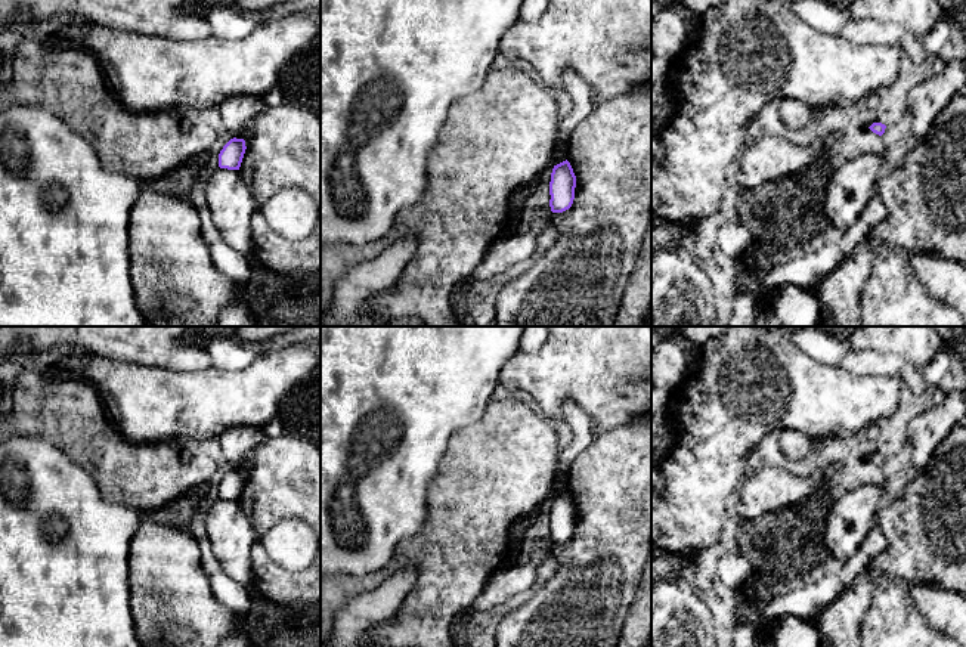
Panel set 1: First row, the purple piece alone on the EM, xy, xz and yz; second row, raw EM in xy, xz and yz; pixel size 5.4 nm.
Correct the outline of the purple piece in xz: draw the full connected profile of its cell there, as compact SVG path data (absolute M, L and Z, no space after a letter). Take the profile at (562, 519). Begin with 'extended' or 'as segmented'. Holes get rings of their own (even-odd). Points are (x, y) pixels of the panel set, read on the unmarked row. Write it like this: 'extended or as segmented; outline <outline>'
as segmented; outline M566 490L554 496L549 513L549 538L552 544L569 541L575 530L576 507Z

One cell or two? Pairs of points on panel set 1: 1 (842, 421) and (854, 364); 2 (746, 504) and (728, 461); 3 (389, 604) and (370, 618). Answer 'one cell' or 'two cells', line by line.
1: two cells
2: two cells
3: one cell

